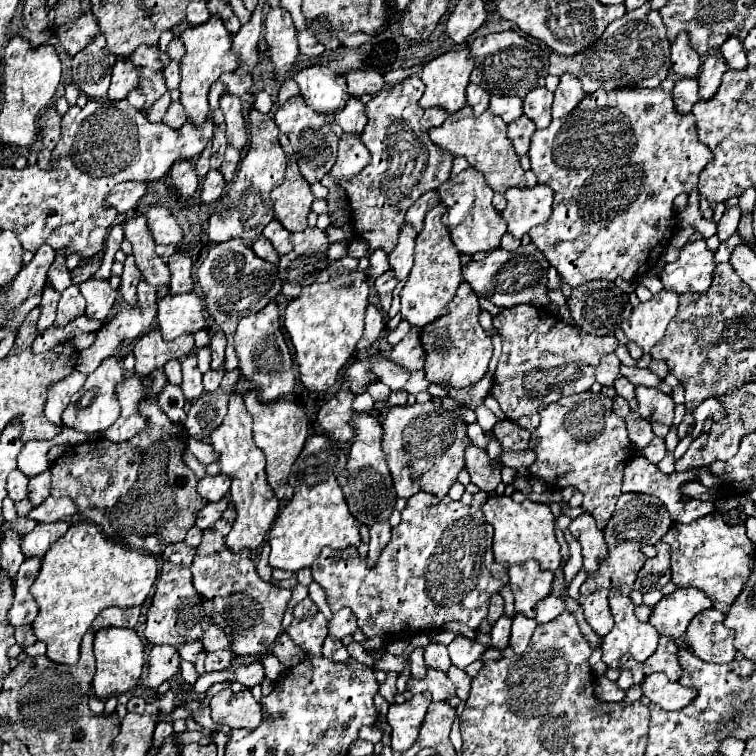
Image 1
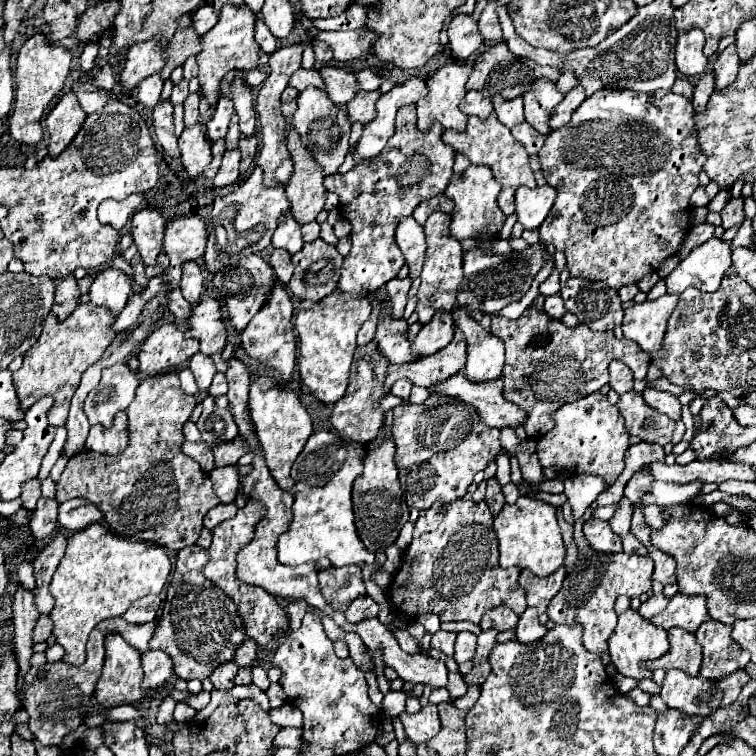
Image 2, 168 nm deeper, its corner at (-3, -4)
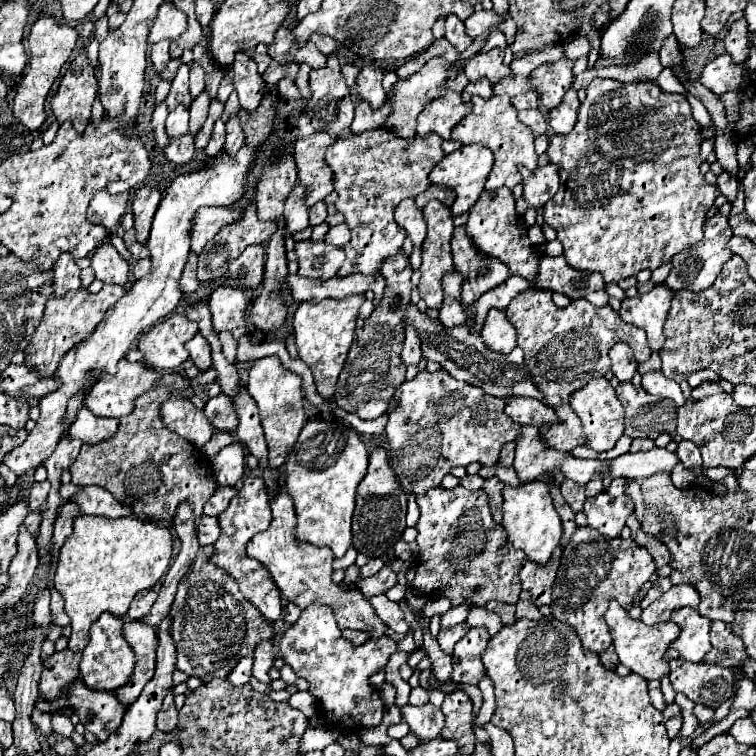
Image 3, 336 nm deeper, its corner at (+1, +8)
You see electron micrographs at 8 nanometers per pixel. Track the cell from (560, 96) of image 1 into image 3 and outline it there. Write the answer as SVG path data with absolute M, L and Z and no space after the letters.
M571 86L569 92L565 92L561 104L549 110L549 126L553 128L555 134L567 134L573 130L577 120L577 108L579 108L577 90Z

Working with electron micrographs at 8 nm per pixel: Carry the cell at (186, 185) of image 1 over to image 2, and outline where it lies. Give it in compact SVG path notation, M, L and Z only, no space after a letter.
M201 122L185 128L179 138L181 162L191 178L197 178L203 168L211 162L211 142L207 140Z

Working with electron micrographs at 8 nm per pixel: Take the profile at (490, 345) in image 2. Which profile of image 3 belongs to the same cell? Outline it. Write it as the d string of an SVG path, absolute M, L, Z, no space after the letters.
M489 310L481 338L485 346L499 354L509 354L517 342L515 342L515 328L505 320L505 312L501 310Z

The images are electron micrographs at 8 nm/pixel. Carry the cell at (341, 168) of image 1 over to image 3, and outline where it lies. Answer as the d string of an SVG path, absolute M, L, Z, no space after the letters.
M433 58L419 72L411 74L405 80L403 78L397 80L397 84L393 84L393 88L391 88L391 96L387 96L387 100L385 100L385 104L391 106L391 114L385 118L387 130L391 130L391 132L395 132L397 136L403 136L403 138L415 136L415 120L417 120L417 114L421 112L421 108L429 100L435 100L437 96L443 96L445 94L445 78L447 76L453 76L455 70L461 68L461 66L463 66L461 62L449 64L443 58Z

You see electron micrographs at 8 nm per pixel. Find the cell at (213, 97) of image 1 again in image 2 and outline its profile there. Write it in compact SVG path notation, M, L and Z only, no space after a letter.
M221 96L219 102L217 102L217 108L213 112L213 116L207 122L207 138L211 142L215 142L219 138L225 138L233 112L235 112L233 110L233 102L227 96Z

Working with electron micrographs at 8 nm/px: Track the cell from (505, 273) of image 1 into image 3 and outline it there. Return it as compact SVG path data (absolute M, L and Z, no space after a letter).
M465 226L455 228L455 234L451 238L451 248L453 248L455 268L463 276L461 302L465 306L473 304L481 294L497 288L511 276L503 260L479 252L479 248L467 236Z

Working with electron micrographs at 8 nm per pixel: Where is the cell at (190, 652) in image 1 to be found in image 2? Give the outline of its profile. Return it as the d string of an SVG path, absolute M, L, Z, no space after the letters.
M229 662L229 664L223 664L219 666L213 674L211 674L211 682L215 684L217 690L231 690L235 686L235 676L237 676L237 670L239 666L235 662Z

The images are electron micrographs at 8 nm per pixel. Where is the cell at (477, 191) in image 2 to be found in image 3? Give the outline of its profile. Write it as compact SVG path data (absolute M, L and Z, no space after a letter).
M461 146L459 150L455 150L453 154L445 156L433 170L431 170L431 182L436 185L449 186L457 198L451 206L451 216L461 216L465 214L475 202L477 198L483 194L483 186L485 186L485 180L491 172L491 166L493 166L493 152L489 152L489 148L485 146Z

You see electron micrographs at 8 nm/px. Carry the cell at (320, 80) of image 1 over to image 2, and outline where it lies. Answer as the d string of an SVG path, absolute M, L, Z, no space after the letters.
M299 68L291 80L289 80L289 86L295 88L297 92L303 92L307 86L317 86L319 90L325 90L325 84L321 80L321 74L317 70L303 70Z

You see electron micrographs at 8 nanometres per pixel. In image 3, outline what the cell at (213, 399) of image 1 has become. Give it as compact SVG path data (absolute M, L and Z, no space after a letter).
M223 392L207 400L203 414L215 430L233 432L237 428L237 414L233 412L233 402Z

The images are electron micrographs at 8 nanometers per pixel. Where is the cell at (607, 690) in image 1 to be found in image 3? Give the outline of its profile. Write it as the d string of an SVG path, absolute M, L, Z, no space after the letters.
M649 680L649 698L651 698L651 704L655 708L665 708L665 700L663 700L663 694L661 694L661 688L659 688L659 682L657 680Z

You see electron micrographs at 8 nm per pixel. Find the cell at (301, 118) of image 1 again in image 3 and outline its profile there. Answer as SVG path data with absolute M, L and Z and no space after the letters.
M335 56L327 58L329 64L321 70L311 70L309 74L309 88L311 88L311 98L307 102L307 116L311 118L313 128L329 134L329 136L339 136L343 130L347 130L353 122L353 98L349 94L349 88L345 84L345 78L341 74L341 64Z

